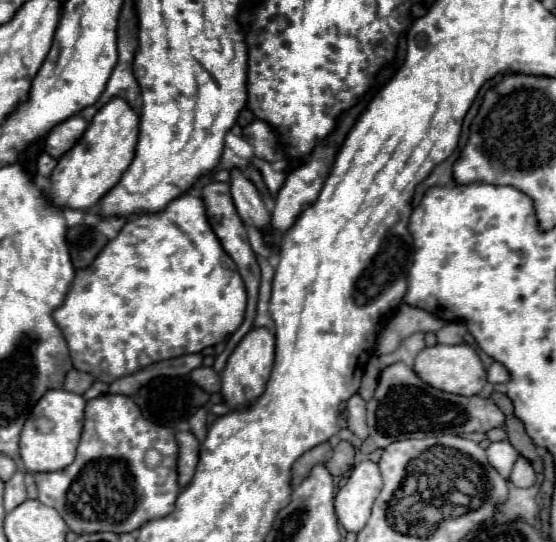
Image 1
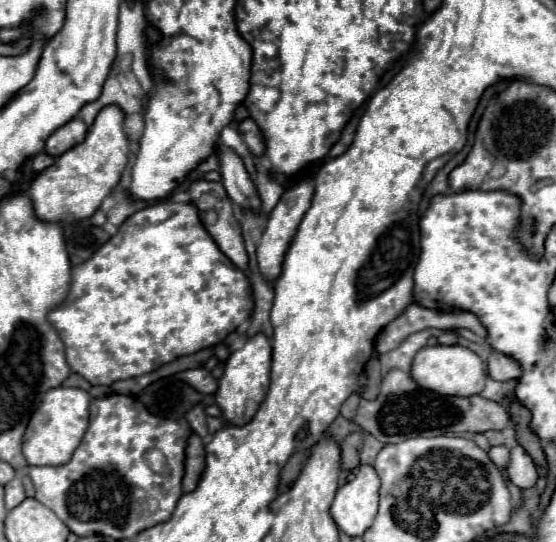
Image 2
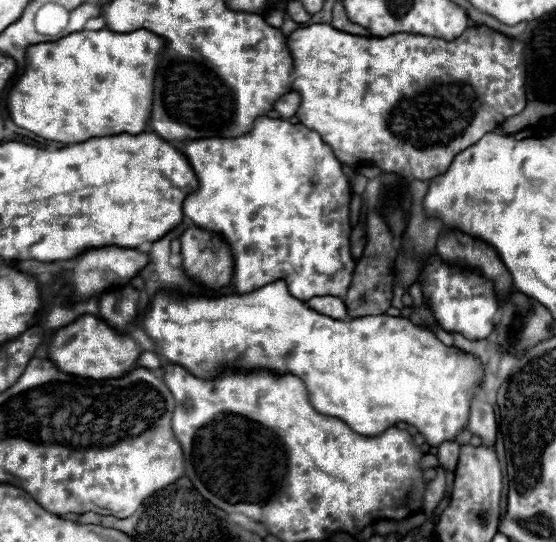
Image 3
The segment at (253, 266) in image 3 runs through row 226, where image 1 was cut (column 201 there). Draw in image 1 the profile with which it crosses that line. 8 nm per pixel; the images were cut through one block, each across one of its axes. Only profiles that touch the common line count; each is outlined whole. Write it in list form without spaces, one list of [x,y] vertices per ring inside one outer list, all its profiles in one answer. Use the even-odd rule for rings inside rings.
[[[180,196],[156,214],[138,214],[136,218],[128,220],[122,226],[122,230],[118,232],[118,236],[104,246],[104,250],[94,258],[94,262],[88,268],[82,268],[80,272],[76,270],[76,278],[70,286],[70,292],[64,300],[64,306],[60,306],[52,314],[52,318],[58,324],[58,328],[62,330],[64,340],[68,342],[68,350],[70,350],[70,358],[72,358],[74,368],[80,370],[80,372],[90,374],[94,380],[112,384],[114,380],[118,380],[122,376],[130,376],[130,374],[146,368],[148,364],[178,358],[178,356],[184,356],[184,354],[202,352],[204,348],[222,342],[226,336],[234,334],[240,328],[240,324],[244,320],[244,312],[246,312],[246,288],[244,288],[242,276],[238,274],[238,268],[234,266],[234,260],[222,250],[218,238],[214,238],[214,232],[210,230],[210,224],[206,222],[206,210],[204,210],[202,198],[200,196]]]

